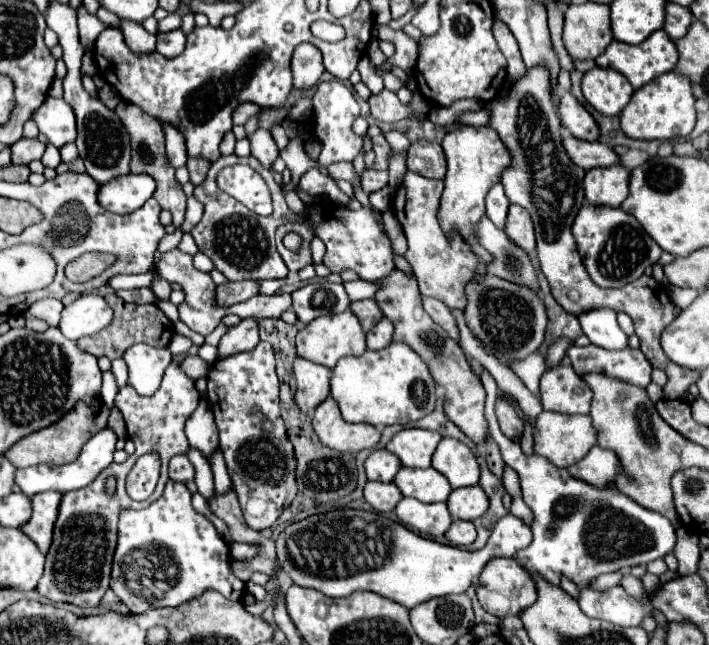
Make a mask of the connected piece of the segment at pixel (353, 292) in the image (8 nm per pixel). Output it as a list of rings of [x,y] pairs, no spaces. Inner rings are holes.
[[[354,280],[354,282],[344,282],[344,288],[350,296],[350,300],[360,300],[360,298],[372,298],[374,292],[378,290],[376,286],[372,286],[372,282],[366,280]]]

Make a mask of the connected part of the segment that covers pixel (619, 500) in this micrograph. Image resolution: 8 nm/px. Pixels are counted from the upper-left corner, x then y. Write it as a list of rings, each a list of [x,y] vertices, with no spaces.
[[[482,370],[482,382],[488,394],[486,420],[490,426],[490,434],[500,446],[504,462],[518,472],[524,502],[534,512],[534,540],[528,548],[516,554],[518,562],[528,572],[538,572],[552,584],[560,584],[560,576],[564,574],[578,586],[586,586],[604,572],[650,564],[652,560],[664,558],[674,550],[676,530],[662,514],[642,508],[640,504],[624,496],[614,484],[606,488],[584,484],[584,480],[574,478],[564,468],[550,466],[548,460],[542,460],[536,454],[528,456],[522,452],[520,444],[510,442],[510,438],[500,432],[494,416],[498,386],[486,370]]]

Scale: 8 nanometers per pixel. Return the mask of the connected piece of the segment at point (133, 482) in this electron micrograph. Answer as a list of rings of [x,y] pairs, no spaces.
[[[146,454],[142,458],[138,458],[138,462],[134,464],[134,468],[128,474],[126,480],[126,490],[134,500],[146,500],[152,492],[154,486],[158,482],[158,474],[160,474],[160,458],[158,454]]]

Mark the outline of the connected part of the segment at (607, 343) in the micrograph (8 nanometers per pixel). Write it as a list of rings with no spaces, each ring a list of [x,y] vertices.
[[[610,308],[588,310],[580,314],[578,320],[592,344],[606,350],[624,350],[628,346],[628,336],[620,330],[614,310]]]

